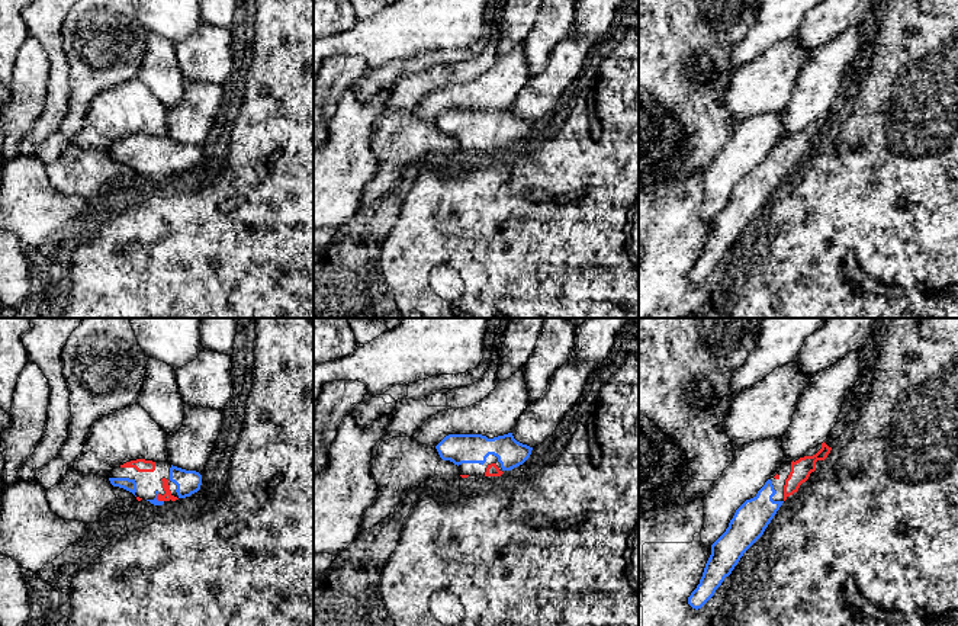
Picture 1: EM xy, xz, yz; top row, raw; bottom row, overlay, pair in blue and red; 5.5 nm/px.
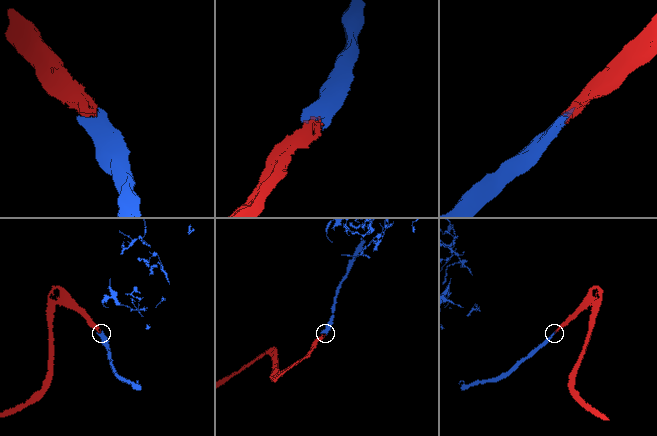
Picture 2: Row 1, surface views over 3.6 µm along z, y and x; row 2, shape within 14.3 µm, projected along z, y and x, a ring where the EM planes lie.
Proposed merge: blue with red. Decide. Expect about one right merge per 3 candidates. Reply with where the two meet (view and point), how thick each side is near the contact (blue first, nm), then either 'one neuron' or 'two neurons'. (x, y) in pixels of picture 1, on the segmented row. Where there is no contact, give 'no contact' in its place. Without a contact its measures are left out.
xy (157, 500) | 40/50 nm | one neuron

